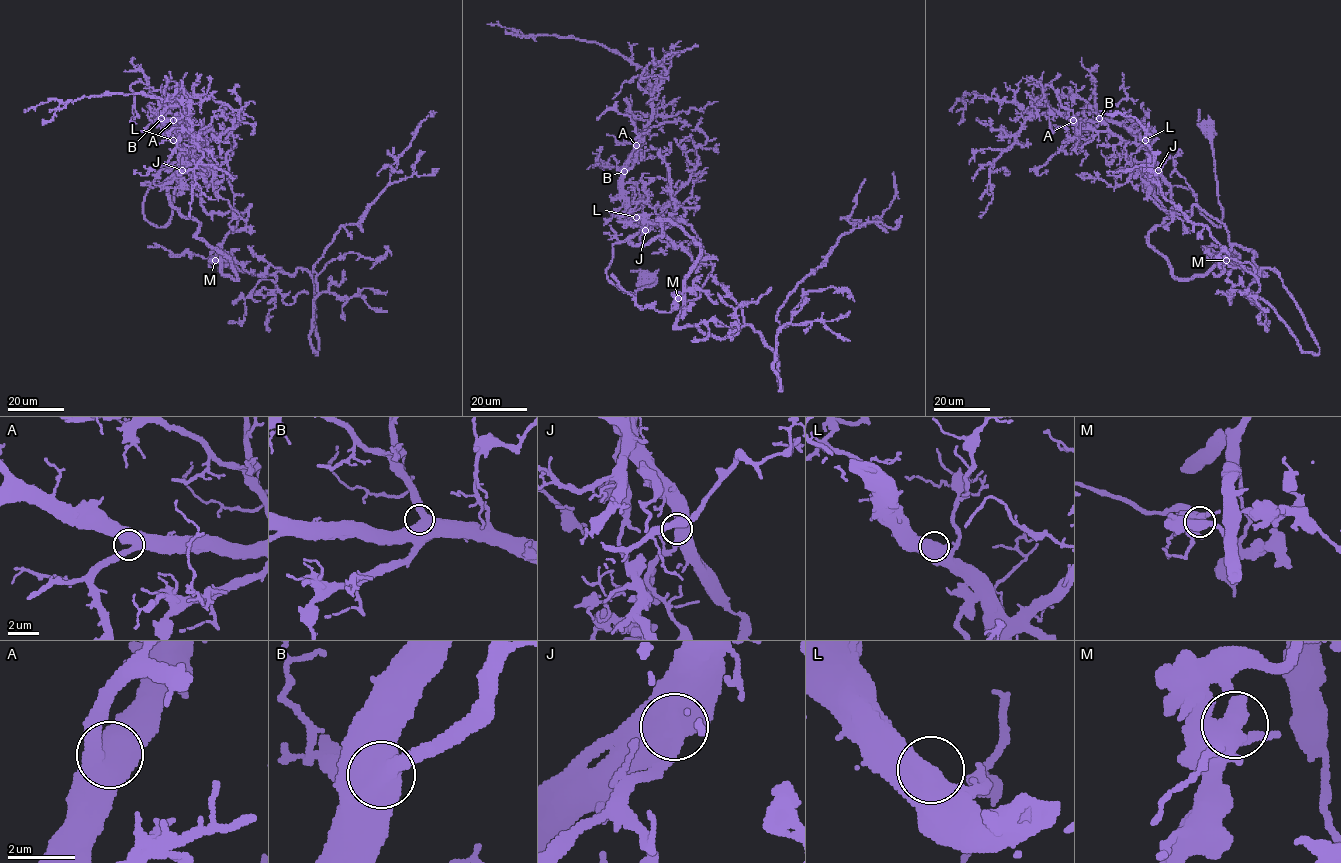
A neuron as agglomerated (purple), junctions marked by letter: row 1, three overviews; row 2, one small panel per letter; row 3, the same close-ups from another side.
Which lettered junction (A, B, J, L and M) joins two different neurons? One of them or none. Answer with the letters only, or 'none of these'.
none of these

